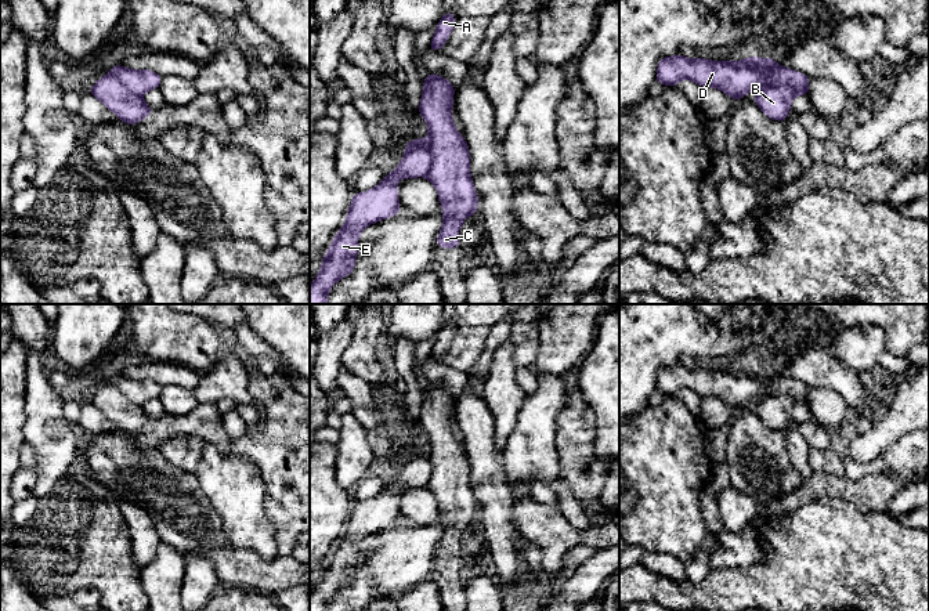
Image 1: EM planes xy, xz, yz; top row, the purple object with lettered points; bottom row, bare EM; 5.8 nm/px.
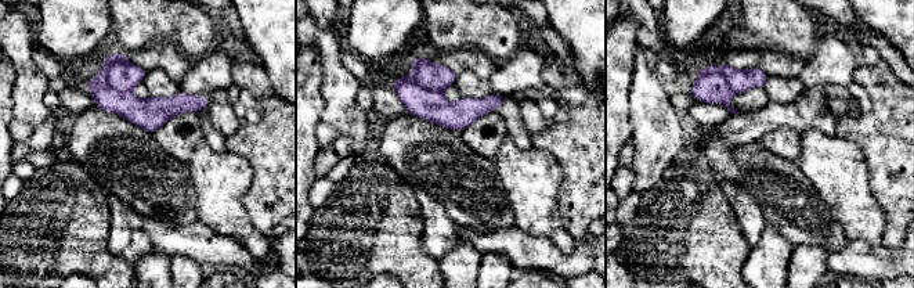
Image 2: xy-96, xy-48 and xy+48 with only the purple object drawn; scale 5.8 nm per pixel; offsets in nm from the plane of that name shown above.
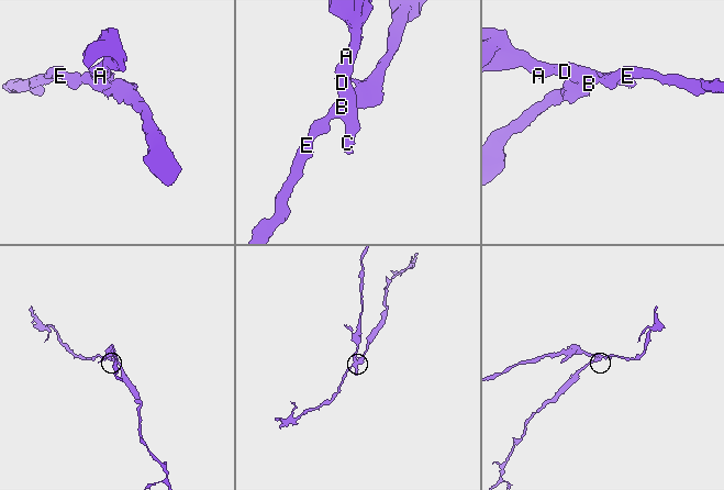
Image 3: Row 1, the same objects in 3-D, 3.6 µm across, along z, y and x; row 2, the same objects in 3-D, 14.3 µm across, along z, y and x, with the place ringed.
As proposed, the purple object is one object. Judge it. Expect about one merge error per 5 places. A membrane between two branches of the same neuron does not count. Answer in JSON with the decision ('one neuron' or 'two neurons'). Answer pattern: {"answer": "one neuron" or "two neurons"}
{"answer": "two neurons"}

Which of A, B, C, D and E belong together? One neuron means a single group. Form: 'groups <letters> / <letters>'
groups A C D / B E

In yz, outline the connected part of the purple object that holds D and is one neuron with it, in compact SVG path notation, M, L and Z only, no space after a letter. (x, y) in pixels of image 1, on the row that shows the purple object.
M682 54L658 62L655 82L676 86L688 79L701 87L715 87L740 101L751 90L785 86L796 95L809 95L810 77L777 64L773 58L749 57L737 62L688 59Z

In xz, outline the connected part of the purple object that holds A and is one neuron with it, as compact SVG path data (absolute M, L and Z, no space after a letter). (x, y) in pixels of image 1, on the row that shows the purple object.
M451 11L440 19L429 50L431 51L440 50L447 43L453 29L453 25L455 25L455 17L453 11Z

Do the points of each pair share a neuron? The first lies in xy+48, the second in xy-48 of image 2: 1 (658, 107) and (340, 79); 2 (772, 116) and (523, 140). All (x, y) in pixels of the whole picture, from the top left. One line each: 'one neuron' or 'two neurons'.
1: one neuron
2: one neuron

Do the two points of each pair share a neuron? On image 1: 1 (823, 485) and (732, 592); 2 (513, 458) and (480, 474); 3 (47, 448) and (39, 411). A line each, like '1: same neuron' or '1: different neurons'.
1: different neurons
2: different neurons
3: same neuron

